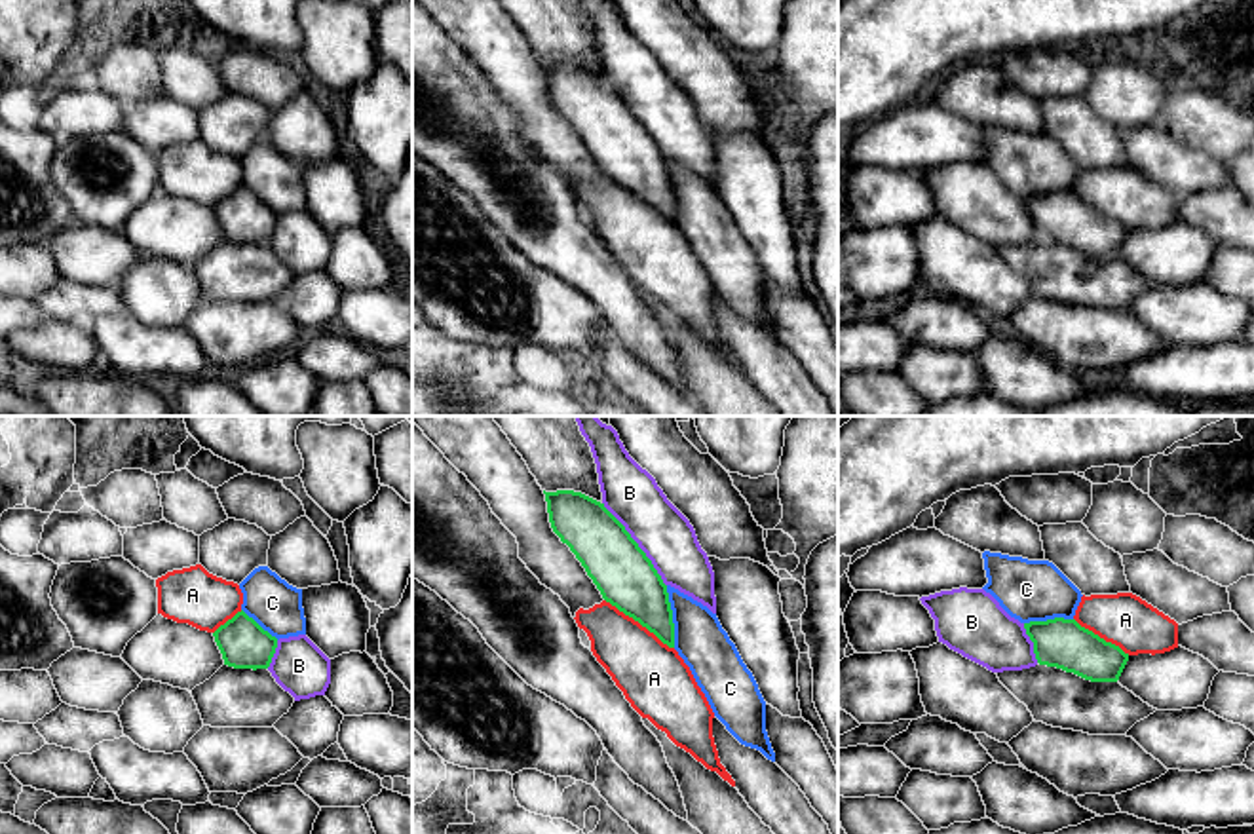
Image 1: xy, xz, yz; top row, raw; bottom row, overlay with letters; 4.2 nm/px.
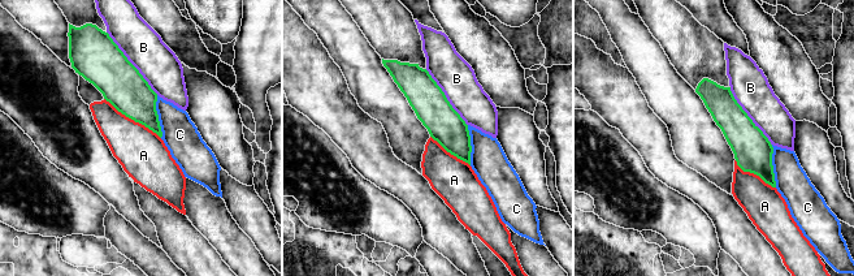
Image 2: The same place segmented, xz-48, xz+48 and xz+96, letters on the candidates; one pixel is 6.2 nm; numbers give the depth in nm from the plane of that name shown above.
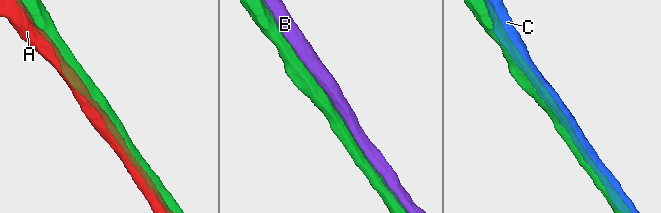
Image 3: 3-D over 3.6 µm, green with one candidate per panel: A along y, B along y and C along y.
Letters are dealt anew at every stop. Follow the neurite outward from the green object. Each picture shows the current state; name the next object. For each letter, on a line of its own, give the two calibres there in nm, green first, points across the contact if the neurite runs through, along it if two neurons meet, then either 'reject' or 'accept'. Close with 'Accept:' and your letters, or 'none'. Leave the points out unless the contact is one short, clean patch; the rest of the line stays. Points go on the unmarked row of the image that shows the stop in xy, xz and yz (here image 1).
A: 260 nm thick on the green side, 300 nm on the other; reject
B: 260 nm thick on the green side, 240 nm on the other; reject
C: 260 nm thick on the green side, 220 nm on the other; reject
Accept: none

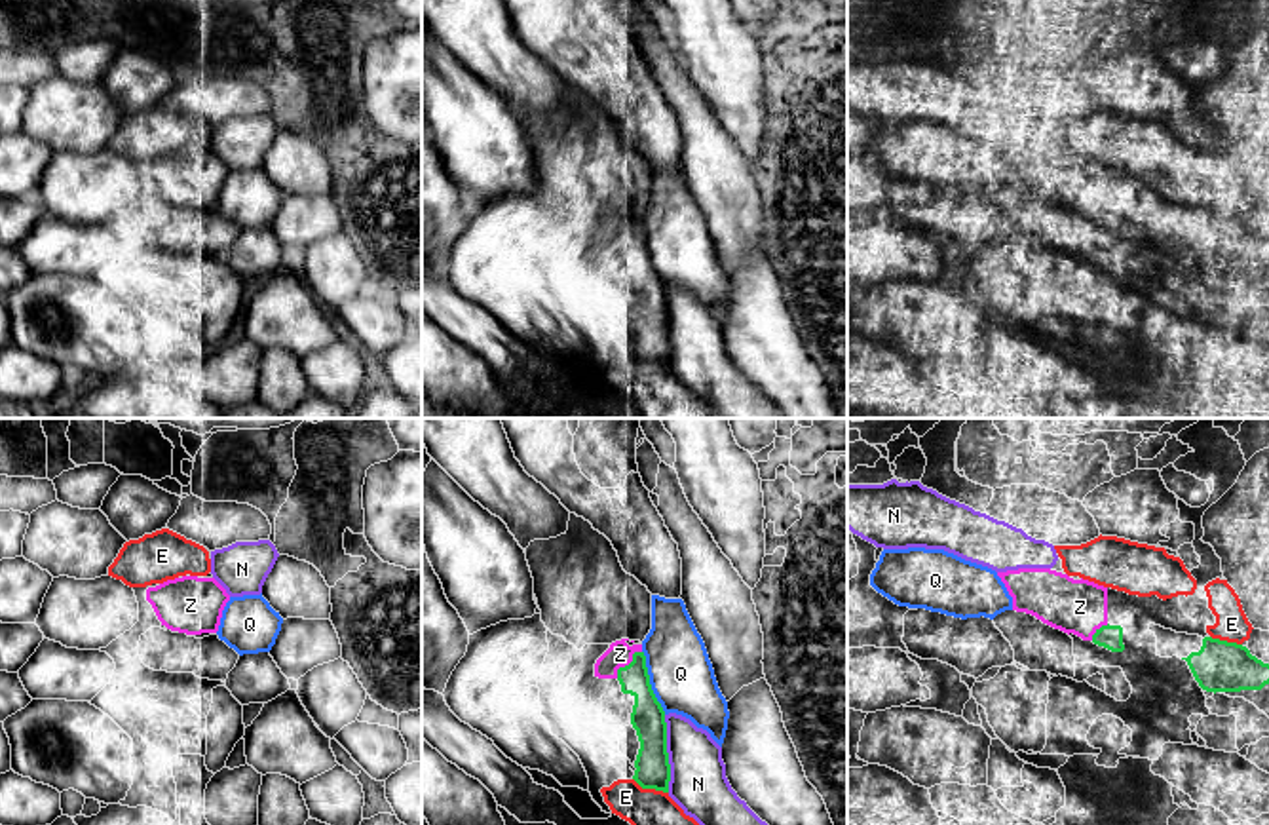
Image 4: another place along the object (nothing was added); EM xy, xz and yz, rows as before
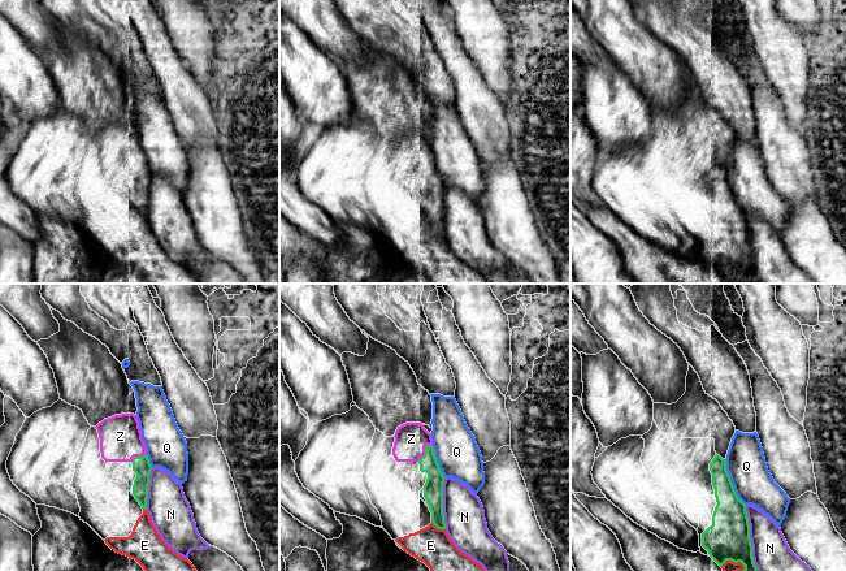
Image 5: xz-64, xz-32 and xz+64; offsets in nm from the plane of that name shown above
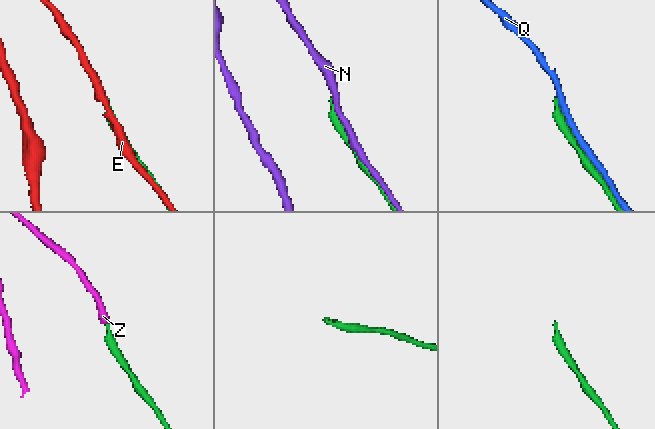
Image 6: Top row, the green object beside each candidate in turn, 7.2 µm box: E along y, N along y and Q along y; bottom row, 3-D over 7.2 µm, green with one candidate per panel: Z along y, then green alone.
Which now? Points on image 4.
E: 140 nm thick on the green side, 280 nm on the other; reject
N: 140 nm thick on the green side, 240 nm on the other; reject
Q: 140 nm thick on the green side, 280 nm on the other; reject
Z: 140 nm thick on the green side, 110 nm on the other; accept
Accept: Z

